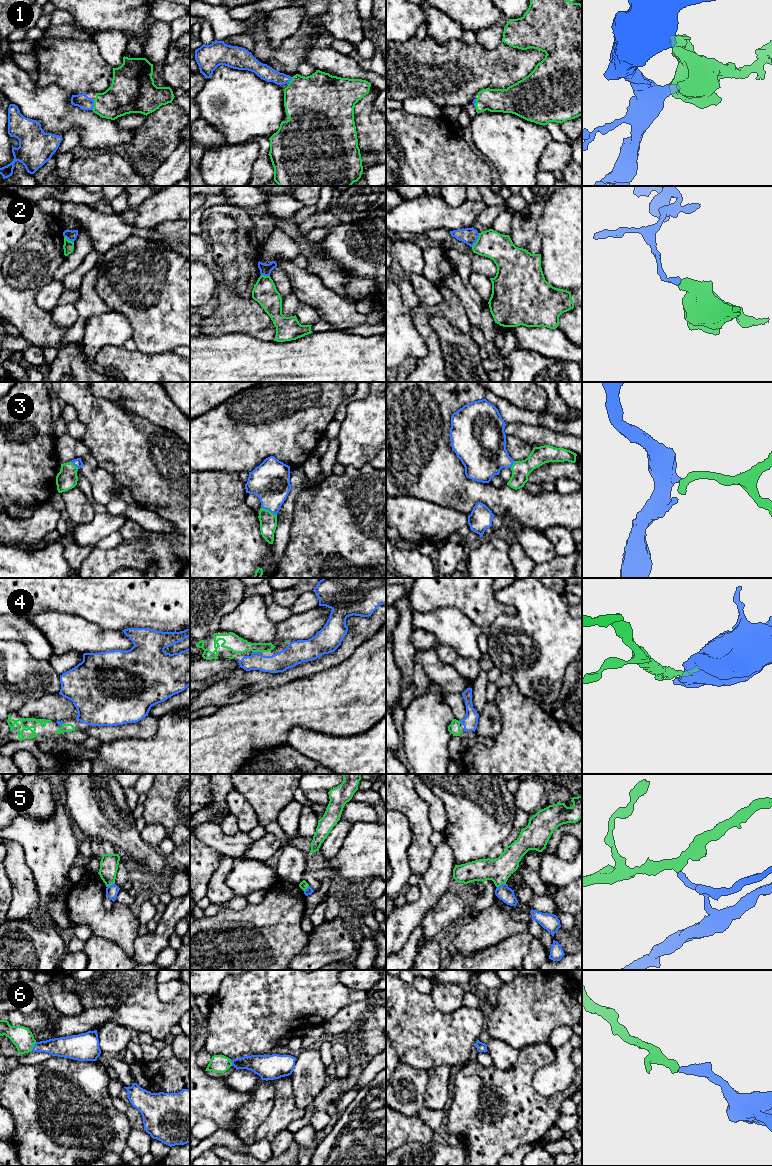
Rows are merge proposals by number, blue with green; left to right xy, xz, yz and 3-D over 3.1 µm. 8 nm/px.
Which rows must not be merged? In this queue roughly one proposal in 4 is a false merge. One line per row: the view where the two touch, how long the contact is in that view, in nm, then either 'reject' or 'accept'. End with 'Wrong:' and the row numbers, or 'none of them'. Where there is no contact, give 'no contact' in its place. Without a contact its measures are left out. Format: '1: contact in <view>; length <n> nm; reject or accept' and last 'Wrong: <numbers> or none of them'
1: contact in xy; length 80 nm; accept
2: contact in yz; length 130 nm; reject
3: contact in xz; length 140 nm; accept
4: contact in xz; length 60 nm; accept
5: contact in yz; length 80 nm; accept
6: contact in xy; length 80 nm; accept
Wrong: 2

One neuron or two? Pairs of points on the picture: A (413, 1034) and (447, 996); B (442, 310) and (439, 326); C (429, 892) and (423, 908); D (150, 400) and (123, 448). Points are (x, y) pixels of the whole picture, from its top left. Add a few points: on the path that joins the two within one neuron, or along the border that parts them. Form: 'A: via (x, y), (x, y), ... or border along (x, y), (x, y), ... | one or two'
A: border along (429, 996), (441, 1011), (460, 1008) | two
B: border along (428, 318), (431, 316), (441, 316), (460, 330) | two
C: via (429, 896), (424, 904) | one
D: border along (120, 405), (127, 412), (144, 417), (162, 427) | two

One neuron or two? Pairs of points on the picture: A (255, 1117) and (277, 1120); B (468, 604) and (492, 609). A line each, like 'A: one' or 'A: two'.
A: two
B: one

